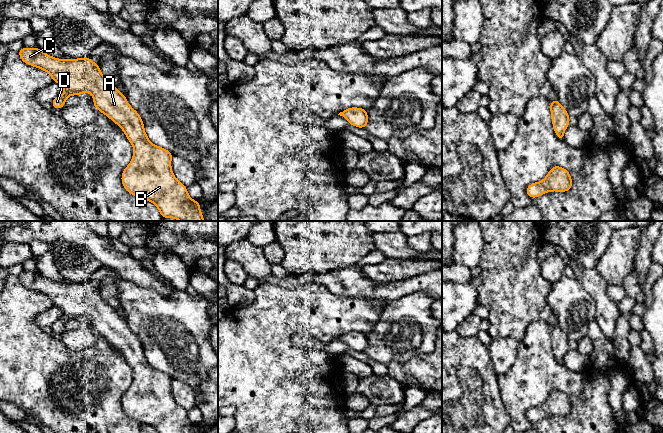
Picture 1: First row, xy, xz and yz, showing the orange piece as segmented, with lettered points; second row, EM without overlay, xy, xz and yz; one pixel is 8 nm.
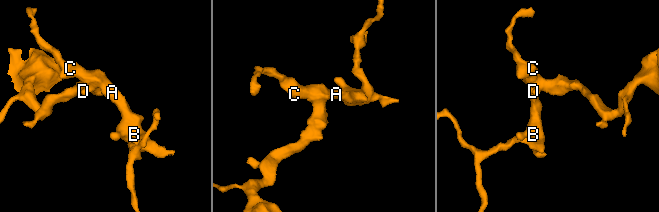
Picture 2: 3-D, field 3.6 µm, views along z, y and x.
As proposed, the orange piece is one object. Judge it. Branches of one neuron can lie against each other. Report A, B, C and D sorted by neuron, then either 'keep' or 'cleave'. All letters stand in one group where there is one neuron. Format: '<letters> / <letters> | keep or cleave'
A B C D | keep

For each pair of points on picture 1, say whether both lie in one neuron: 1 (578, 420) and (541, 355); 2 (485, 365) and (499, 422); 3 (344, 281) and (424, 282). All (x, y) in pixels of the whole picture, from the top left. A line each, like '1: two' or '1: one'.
1: one
2: one
3: one

